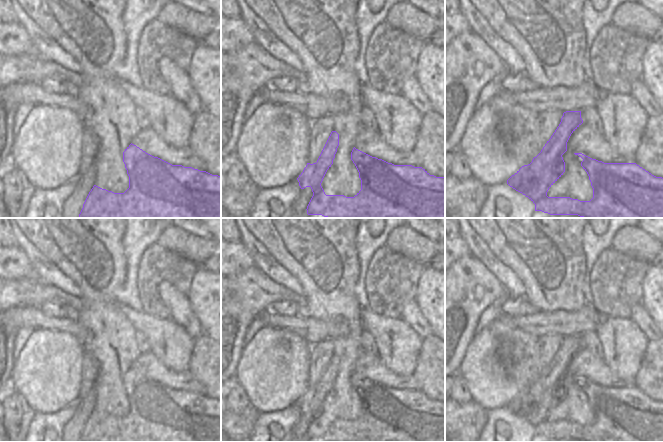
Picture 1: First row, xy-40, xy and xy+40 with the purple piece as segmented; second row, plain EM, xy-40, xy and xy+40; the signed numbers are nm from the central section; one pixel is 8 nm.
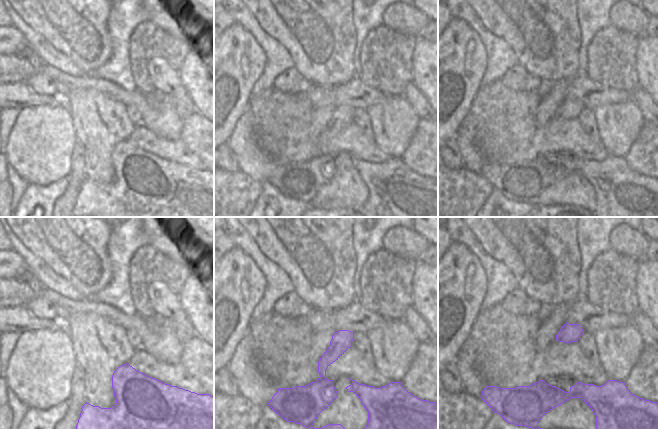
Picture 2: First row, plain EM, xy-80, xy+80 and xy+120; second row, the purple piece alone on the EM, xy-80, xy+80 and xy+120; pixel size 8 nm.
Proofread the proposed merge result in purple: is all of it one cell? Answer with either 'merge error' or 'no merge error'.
merge error

